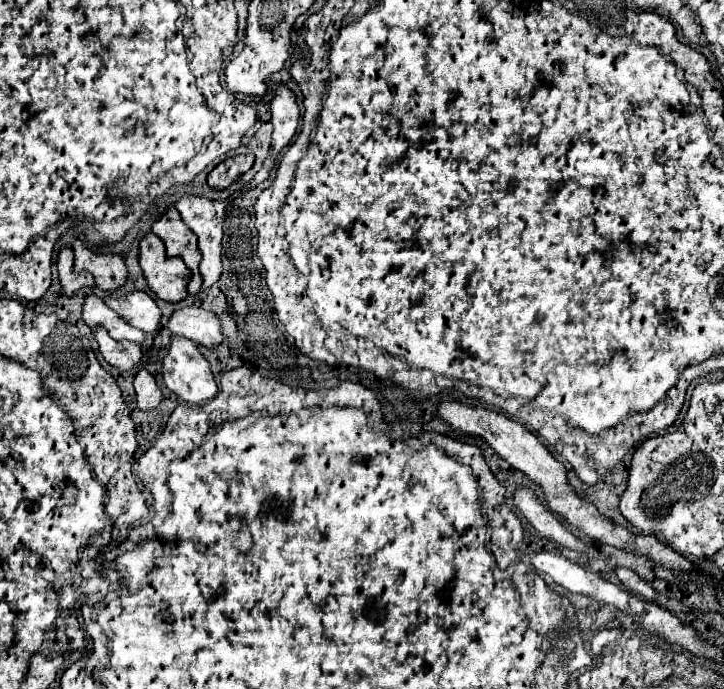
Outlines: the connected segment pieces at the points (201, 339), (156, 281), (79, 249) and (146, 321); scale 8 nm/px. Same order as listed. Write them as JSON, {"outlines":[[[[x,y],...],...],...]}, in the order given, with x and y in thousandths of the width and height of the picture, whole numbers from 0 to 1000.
{"outlines":[[[[256,446],[242,451],[231,475],[239,489],[258,489],[286,507],[297,507],[308,498],[302,463],[291,451],[275,446]]],[[[211,338],[200,341],[192,361],[192,382],[209,422],[233,440],[253,437],[258,431],[258,402],[264,402],[256,382],[231,373],[225,350]]],[[[112,347],[101,353],[104,390],[123,393],[131,402],[131,414],[148,425],[164,419],[175,408],[175,388],[167,370],[140,370],[123,364]]],[[[184,422],[173,431],[145,431],[145,440],[178,472],[200,480],[214,483],[222,466],[222,448],[217,440],[198,422]]]]}

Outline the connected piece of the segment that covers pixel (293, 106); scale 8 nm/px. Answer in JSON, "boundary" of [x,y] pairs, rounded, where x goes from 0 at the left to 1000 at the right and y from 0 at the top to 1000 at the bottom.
{"boundary":[[[383,126],[383,135],[374,147],[374,176],[377,176],[374,225],[369,228],[363,245],[352,257],[352,260],[363,260],[363,263],[372,260],[374,245],[380,242],[380,234],[383,234],[388,216],[396,213],[402,199],[410,193],[413,152],[407,149],[407,138],[396,126]]]}

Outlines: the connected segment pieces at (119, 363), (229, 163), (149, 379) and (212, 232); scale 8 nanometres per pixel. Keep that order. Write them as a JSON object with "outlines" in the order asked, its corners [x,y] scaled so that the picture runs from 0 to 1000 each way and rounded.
{"outlines":[[[[134,478],[131,492],[137,495],[137,509],[142,515],[142,521],[156,530],[164,538],[181,538],[186,533],[192,533],[198,509],[195,501],[181,498],[181,495],[159,495],[151,489],[151,483],[145,483],[145,478]]],[[[327,225],[319,231],[311,231],[289,251],[289,271],[291,274],[314,274],[322,263],[327,263],[336,251],[341,251],[349,242],[349,225]]],[[[192,536],[184,556],[186,556],[186,570],[189,570],[189,591],[195,597],[209,597],[222,585],[225,579],[222,565],[217,562],[214,547],[206,538]]],[[[253,286],[244,292],[256,327],[275,344],[275,364],[280,379],[275,385],[280,399],[280,417],[289,419],[302,408],[305,388],[305,347],[308,347],[308,315],[311,295],[291,292],[286,286]]]]}

